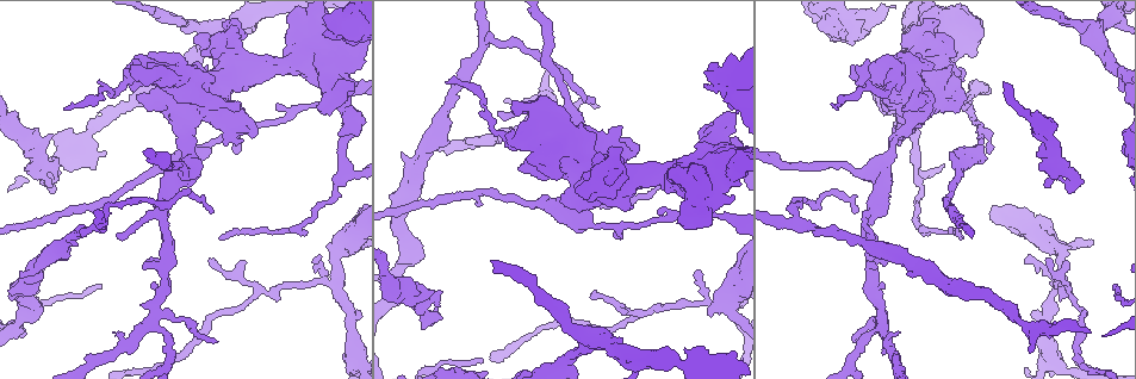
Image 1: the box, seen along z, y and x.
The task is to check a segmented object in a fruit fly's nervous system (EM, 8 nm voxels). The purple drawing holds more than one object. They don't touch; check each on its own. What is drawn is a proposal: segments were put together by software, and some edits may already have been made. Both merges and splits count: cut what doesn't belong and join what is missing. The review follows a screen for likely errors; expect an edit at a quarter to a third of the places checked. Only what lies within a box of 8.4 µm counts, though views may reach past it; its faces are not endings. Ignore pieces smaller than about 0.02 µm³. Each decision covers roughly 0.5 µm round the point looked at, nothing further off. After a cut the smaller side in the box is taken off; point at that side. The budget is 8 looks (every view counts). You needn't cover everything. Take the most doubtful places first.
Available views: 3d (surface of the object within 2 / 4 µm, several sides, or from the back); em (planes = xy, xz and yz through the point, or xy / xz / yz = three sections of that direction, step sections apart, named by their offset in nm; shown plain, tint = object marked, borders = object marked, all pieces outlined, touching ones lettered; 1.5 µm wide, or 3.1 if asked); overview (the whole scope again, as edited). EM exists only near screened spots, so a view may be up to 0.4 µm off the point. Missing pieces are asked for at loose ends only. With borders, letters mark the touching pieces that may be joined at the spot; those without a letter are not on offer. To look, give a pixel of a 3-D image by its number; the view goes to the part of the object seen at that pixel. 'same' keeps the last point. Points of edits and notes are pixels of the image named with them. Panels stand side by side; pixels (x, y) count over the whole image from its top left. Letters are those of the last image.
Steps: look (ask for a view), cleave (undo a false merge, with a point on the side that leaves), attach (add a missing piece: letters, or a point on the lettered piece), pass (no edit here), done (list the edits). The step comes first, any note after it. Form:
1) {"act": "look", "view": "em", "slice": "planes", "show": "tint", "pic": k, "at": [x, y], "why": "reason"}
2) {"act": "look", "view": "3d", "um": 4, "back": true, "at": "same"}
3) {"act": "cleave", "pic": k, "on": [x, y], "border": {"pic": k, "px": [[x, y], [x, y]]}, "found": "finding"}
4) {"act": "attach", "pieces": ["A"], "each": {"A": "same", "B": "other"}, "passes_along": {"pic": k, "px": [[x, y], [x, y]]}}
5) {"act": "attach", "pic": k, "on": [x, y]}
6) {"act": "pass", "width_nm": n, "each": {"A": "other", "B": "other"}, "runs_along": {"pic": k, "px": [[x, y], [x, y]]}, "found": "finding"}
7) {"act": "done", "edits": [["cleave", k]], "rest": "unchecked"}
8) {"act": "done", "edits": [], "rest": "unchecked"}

{"act": "look", "view": "3d", "um": 4, "pic": 1, "at": [19, 272], "why": "an open end"}

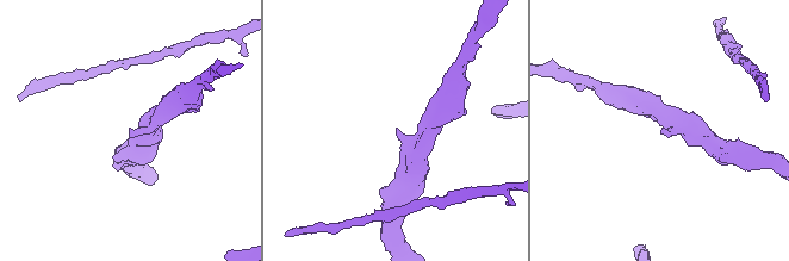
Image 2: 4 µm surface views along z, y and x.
{"act": "look", "view": "em", "slice": "planes", "show": "borders", "pic": 2, "at": [398, 130]}

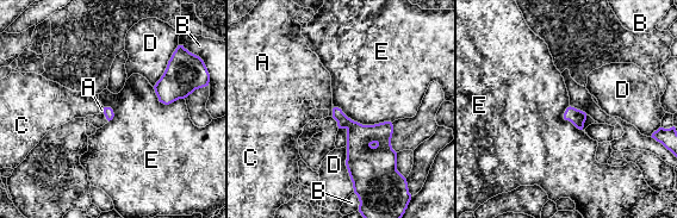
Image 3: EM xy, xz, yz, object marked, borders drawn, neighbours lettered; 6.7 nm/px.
{"act": "pass", "each": {"A": "other", "B": "other", "C": "other", "D": "other", "E": "other"}, "border": {"pic": 3, "px": [[334, 106], [362, 124], [391, 123]]}, "found": "no lettered piece goes on from it"}

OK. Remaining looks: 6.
{"act": "look", "view": "3d", "um": 4, "pic": 1, "at": [349, 249]}

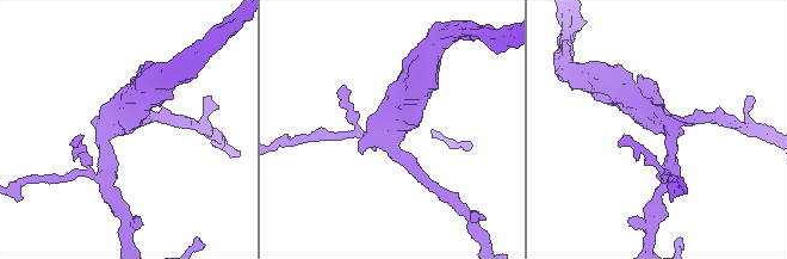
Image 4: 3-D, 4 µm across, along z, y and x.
{"act": "look", "view": "em", "slice": "xz", "step": 8, "show": "tint", "pic": 4, "at": [387, 133], "why": "now the EM"}

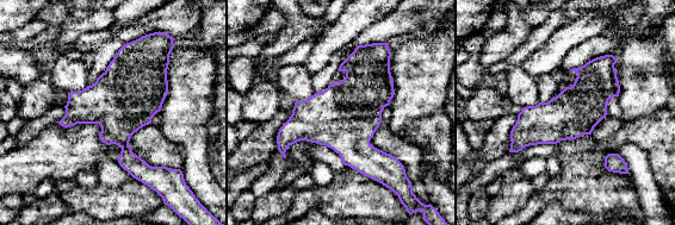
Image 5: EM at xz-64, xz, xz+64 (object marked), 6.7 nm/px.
{"act": "look", "view": "em", "slice": "xz", "step": 8, "show": "borders", "at": "same"}

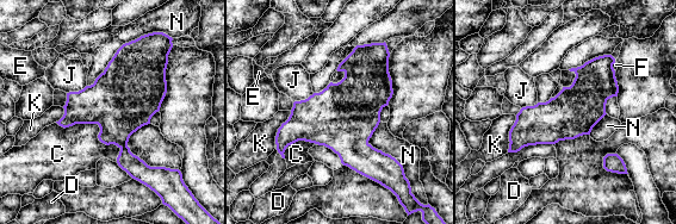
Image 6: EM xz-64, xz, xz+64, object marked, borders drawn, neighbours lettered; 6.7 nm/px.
{"act": "pass", "each": {"C": "other", "D": "other", "E": "other", "F": "other", "J": "other", "K": "other", "N": "other"}, "border": {"pic": 6, "px": [[141, 36], [125, 42], [87, 86]]}, "found": "all the same neuron"}

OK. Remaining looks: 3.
{"act": "look", "view": "em", "slice": "xz", "step": 4, "show": "tint", "pic": 1, "at": [211, 141], "why": "thick turns thin"}

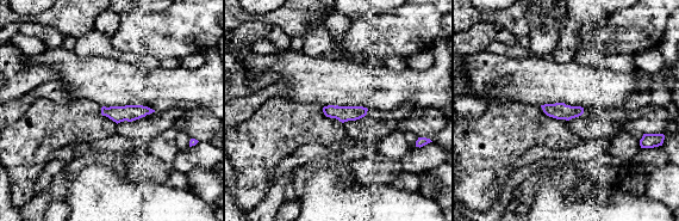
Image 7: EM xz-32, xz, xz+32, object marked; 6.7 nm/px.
{"act": "look", "view": "em", "slice": "planes", "show": "borders", "at": "same", "why": "another direction"}

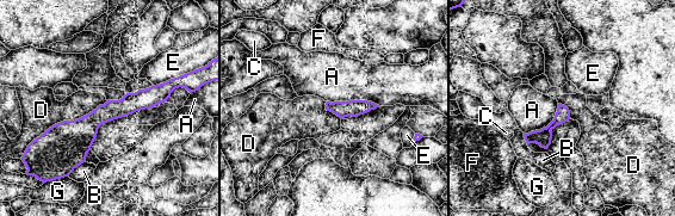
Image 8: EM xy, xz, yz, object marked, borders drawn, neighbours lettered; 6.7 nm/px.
{"act": "pass", "each": {"A": "other", "B": "other", "C": "other", "D": "other", "E": "other", "F": "other", "G": "other"}, "runs_along": {"pic": 8, "px": [[172, 82], [72, 140], [42, 140]]}, "found": "one neuron here"}

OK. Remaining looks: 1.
{"act": "done", "edits": [], "rest": "unchecked"}

